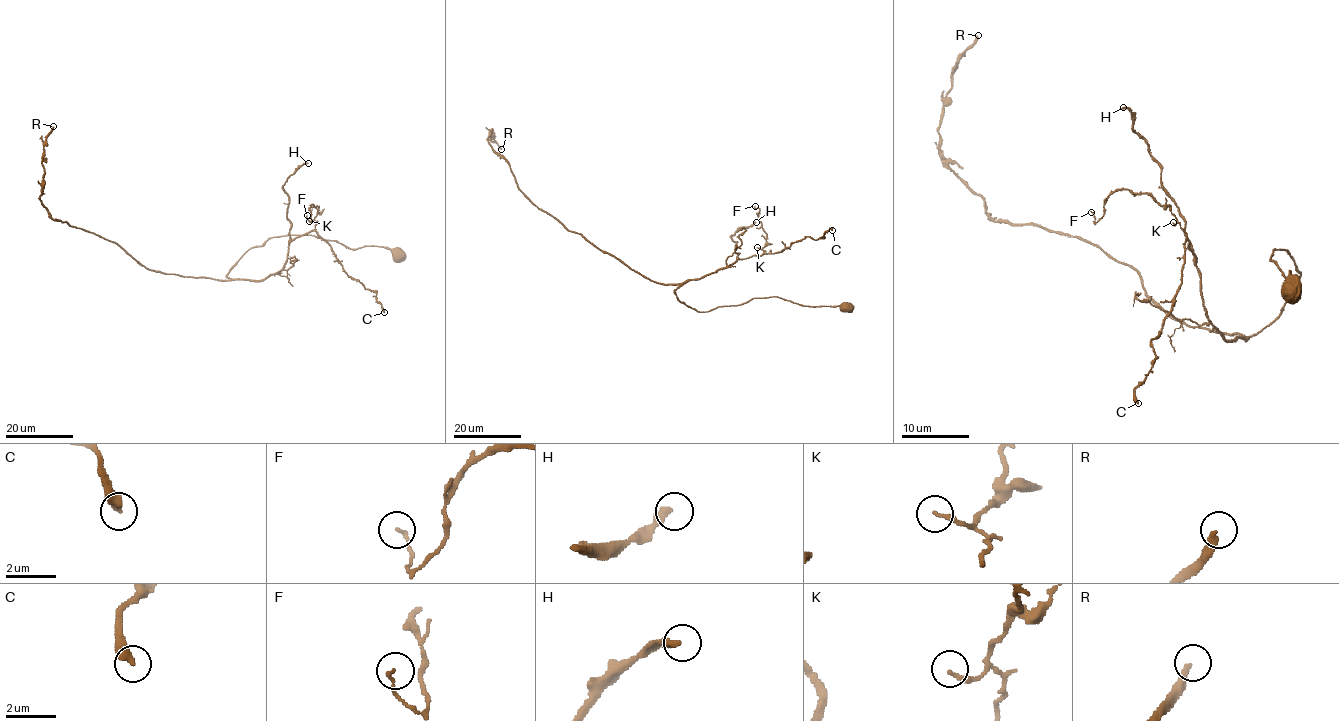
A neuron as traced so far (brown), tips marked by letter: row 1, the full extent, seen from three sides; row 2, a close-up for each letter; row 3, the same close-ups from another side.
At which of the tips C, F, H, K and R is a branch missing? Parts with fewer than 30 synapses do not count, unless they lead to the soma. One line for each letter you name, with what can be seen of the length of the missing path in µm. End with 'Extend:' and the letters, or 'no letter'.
H: Missing length about 120 µm
R: Missing length about 50 µm
Extend: H, R

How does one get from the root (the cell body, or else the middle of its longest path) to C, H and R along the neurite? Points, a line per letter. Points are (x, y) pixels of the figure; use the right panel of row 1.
C: (1290, 289), (1274, 250), (1301, 272), (1284, 309), (1254, 336), (1227, 339), (1205, 314), (1186, 240), (1138, 403)
H: (1290, 289), (1274, 250), (1301, 272), (1284, 309), (1254, 336), (1227, 339), (1213, 326), (1185, 220), (1123, 107)
R: (1290, 289), (1274, 250), (1301, 277), (1269, 324), (1191, 327), (1097, 245), (995, 220), (938, 131), (978, 35)

